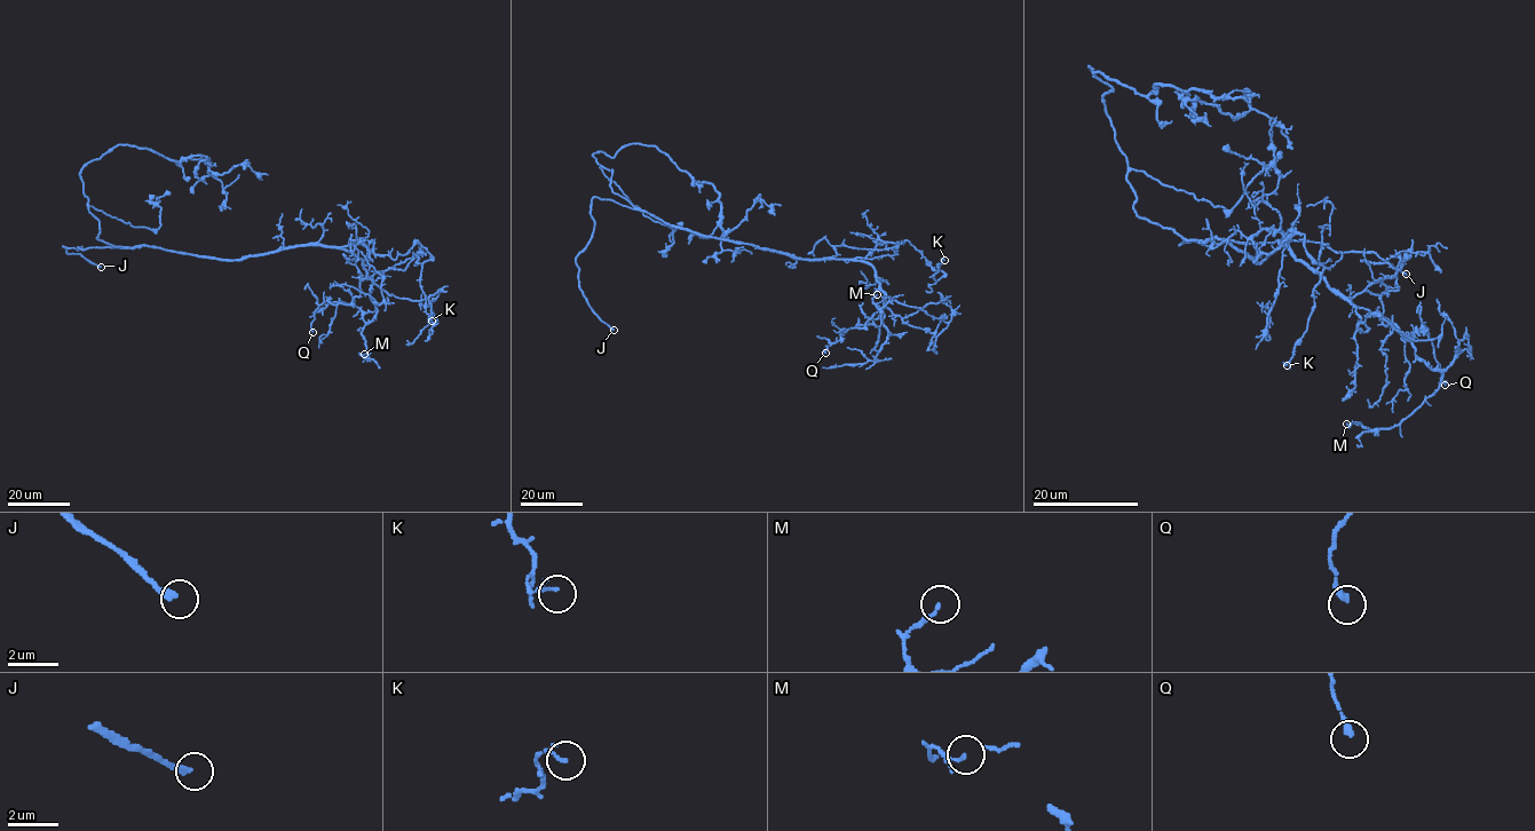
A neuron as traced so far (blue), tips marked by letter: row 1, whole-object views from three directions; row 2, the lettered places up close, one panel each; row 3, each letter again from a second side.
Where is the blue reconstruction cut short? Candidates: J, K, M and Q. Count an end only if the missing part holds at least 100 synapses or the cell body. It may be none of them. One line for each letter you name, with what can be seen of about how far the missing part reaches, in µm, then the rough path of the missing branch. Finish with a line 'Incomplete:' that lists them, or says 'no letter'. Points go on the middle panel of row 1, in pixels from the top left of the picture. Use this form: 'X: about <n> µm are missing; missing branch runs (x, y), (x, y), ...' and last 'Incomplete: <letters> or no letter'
J: about 60 µm are missing; missing branch runs (614, 330), (679, 371), (707, 401), (718, 401), (718, 405)
Incomplete: J

